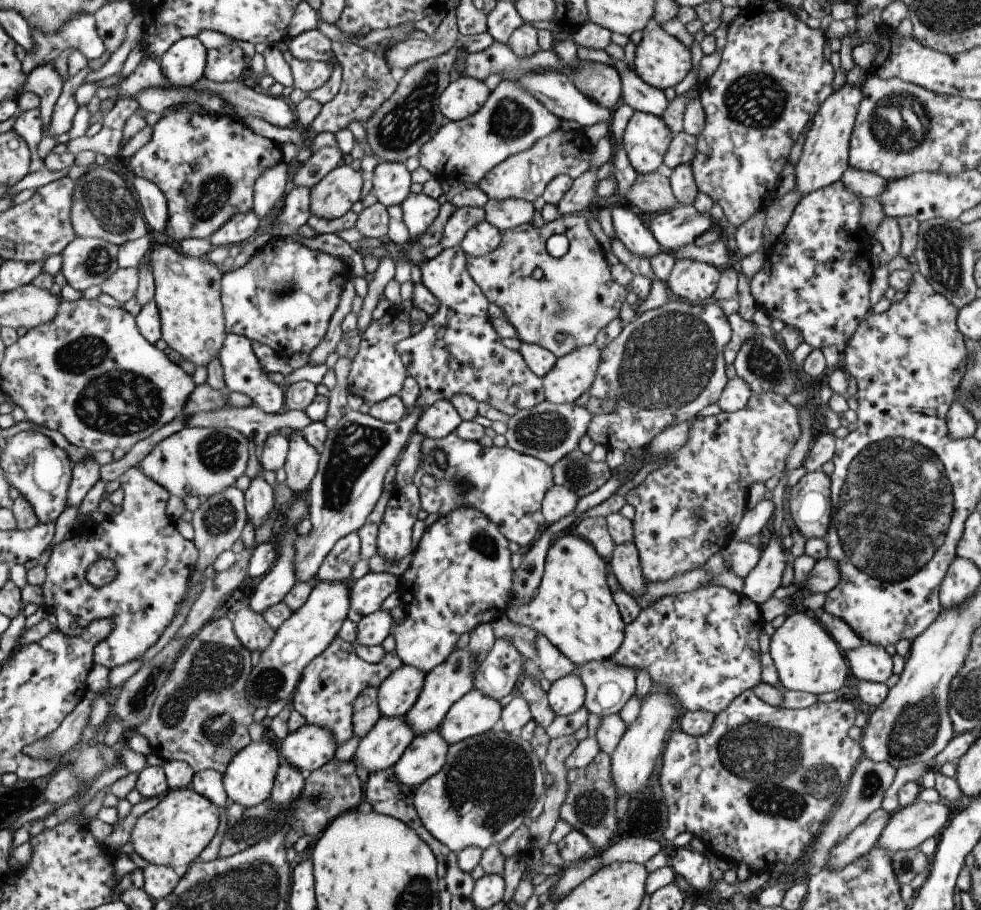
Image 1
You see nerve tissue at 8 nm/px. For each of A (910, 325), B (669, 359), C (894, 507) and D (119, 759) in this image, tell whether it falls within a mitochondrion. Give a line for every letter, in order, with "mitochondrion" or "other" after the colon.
A: other
B: mitochondrion
C: mitochondrion
D: other

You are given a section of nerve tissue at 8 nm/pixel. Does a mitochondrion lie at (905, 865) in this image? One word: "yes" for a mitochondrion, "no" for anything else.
yes

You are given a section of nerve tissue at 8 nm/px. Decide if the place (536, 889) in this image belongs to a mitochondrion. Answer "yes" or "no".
no

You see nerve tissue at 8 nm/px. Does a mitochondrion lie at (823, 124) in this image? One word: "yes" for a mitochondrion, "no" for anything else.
no

